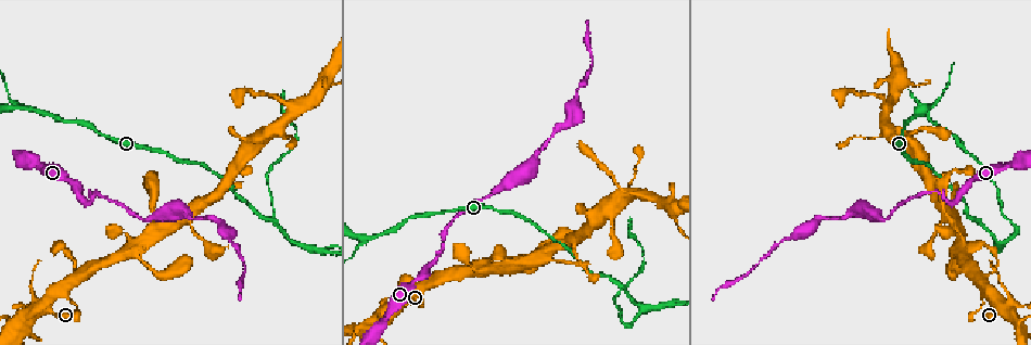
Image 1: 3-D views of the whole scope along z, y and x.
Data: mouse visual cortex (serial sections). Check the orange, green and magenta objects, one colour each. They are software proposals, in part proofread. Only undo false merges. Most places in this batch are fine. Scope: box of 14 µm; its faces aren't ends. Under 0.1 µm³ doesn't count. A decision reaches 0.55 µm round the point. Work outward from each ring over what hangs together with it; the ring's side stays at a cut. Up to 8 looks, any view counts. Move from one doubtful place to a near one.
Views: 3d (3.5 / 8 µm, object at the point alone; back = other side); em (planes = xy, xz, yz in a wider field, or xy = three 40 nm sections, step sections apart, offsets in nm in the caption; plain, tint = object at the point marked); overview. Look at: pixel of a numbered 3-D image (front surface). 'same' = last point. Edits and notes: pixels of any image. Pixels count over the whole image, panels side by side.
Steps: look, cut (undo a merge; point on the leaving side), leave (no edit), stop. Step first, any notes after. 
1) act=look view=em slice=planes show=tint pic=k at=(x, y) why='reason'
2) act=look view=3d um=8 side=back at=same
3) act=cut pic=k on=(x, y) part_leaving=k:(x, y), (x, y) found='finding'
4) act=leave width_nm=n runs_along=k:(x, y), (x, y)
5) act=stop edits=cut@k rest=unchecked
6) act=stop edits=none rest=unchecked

act=look view=3d um=3.5 side=back pic=1 at=(18, 326) why='sharp bend'

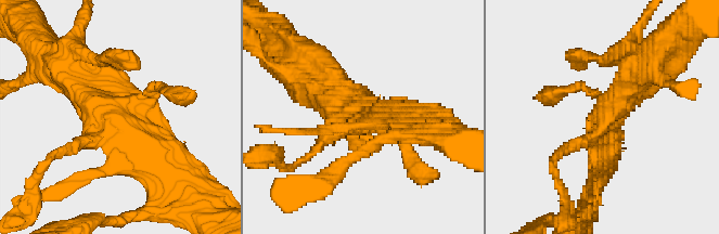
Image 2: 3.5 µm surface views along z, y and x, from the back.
act=look view=em slice=planes show=tint pic=2 at=(610, 117) why='need the tissue'

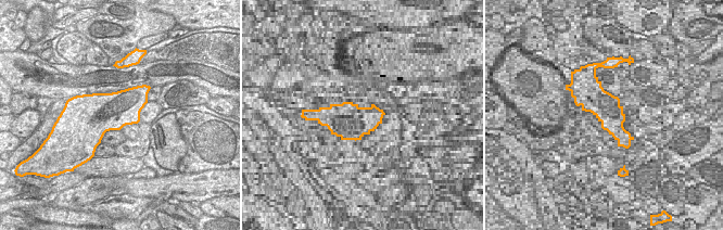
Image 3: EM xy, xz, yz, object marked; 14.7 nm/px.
act=leave runs_along=2:(71, 67), (164, 164), (174, 164) found='one cell here'

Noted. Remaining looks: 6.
act=look view=3d um=8 pic=1 at=(673, 303)

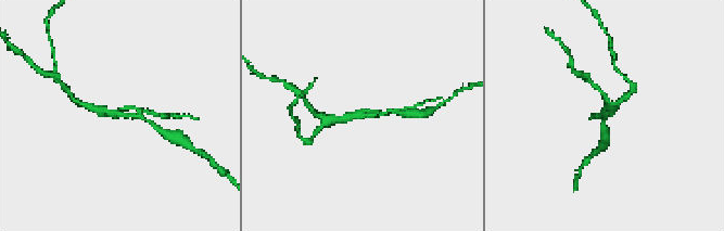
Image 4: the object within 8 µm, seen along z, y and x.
act=look view=3d um=3.5 pic=4 at=(358, 113) why='closer look'

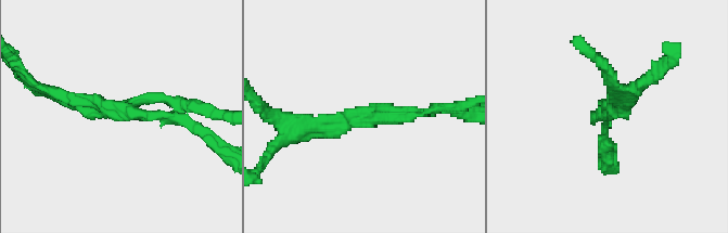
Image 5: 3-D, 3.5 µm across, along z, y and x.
act=look view=em slice=xy step=1 show=tint pic=5 at=(121, 107)

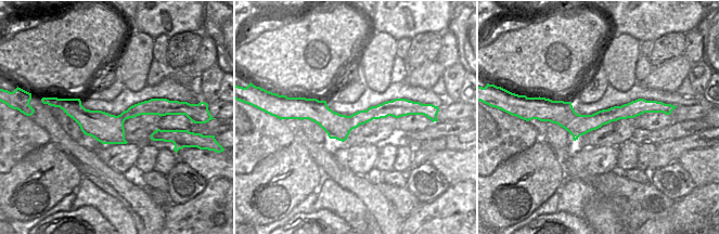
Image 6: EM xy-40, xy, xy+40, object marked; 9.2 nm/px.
act=cut pic=5 on=(207, 112) width_nm=220 border=6:(577, 114), (563, 127) found='a second cell is stuck on'

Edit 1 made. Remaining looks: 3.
act=look view=3d um=3.5 pic=1 at=(18, 105) why='three-way junction'

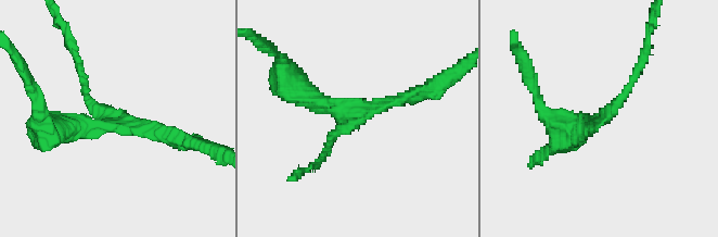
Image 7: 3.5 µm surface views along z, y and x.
act=look view=em slice=xy step=1 show=tint pic=7 at=(593, 125) arms=3 arm_widths_nm=150,200,350 why='now the EM'

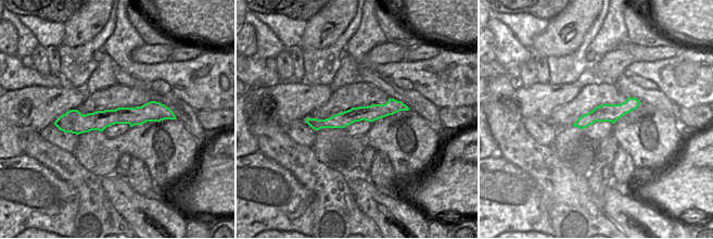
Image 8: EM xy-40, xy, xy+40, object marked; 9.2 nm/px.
act=leave found='one cell here'

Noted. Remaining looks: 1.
act=stop edits=cut@5 rest=unchecked

